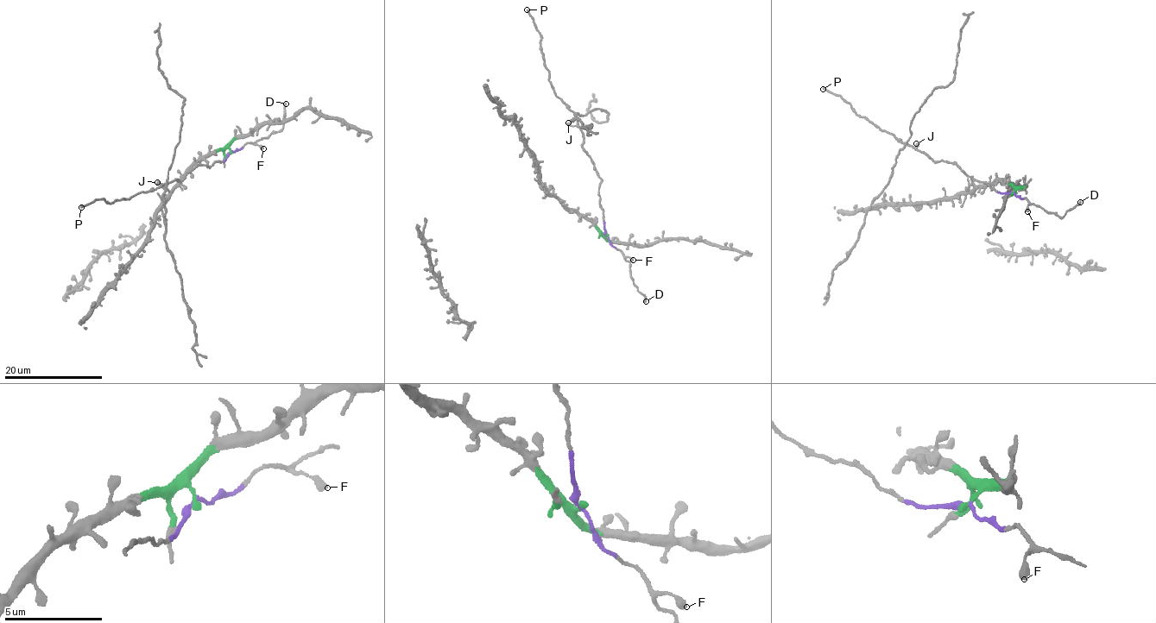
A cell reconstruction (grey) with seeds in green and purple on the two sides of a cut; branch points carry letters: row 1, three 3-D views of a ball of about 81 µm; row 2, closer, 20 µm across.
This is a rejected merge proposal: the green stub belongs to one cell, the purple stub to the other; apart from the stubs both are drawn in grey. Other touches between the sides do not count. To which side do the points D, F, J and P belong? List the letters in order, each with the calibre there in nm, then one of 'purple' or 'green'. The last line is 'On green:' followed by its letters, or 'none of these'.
D: calibre 200 nm; purple
F: calibre 360 nm; purple
J: calibre 320 nm; purple
P: calibre 220 nm; purple
On green: none of these

